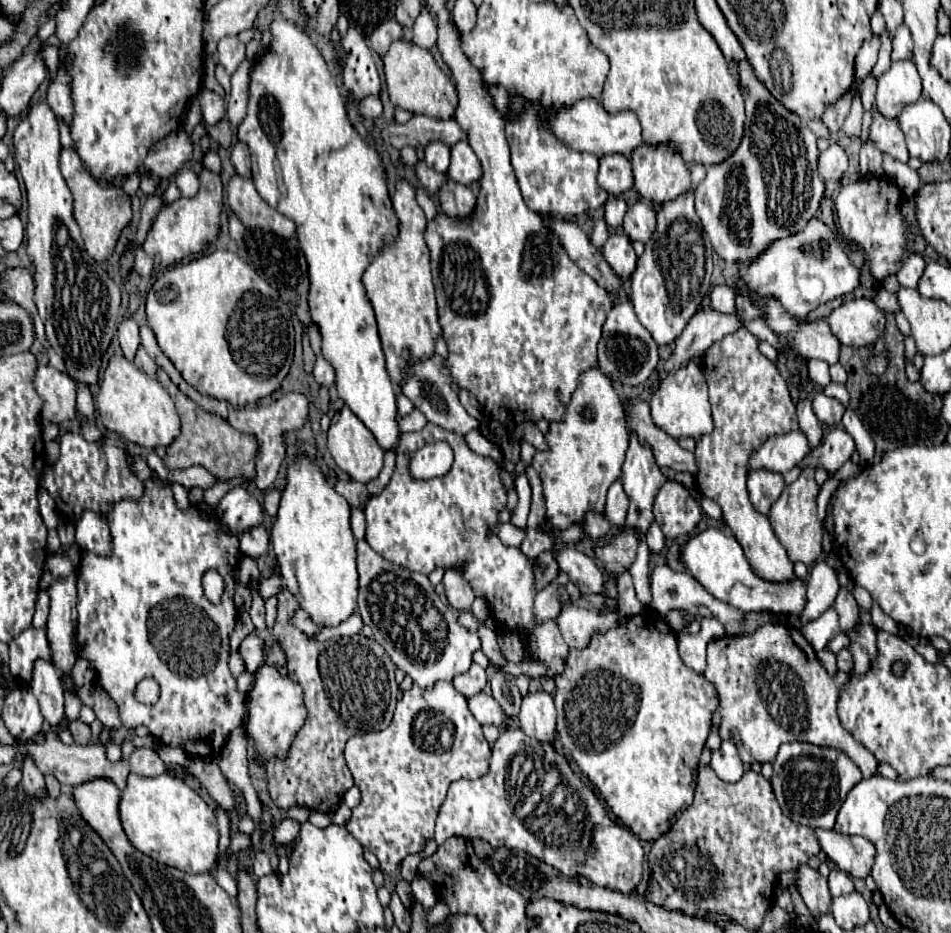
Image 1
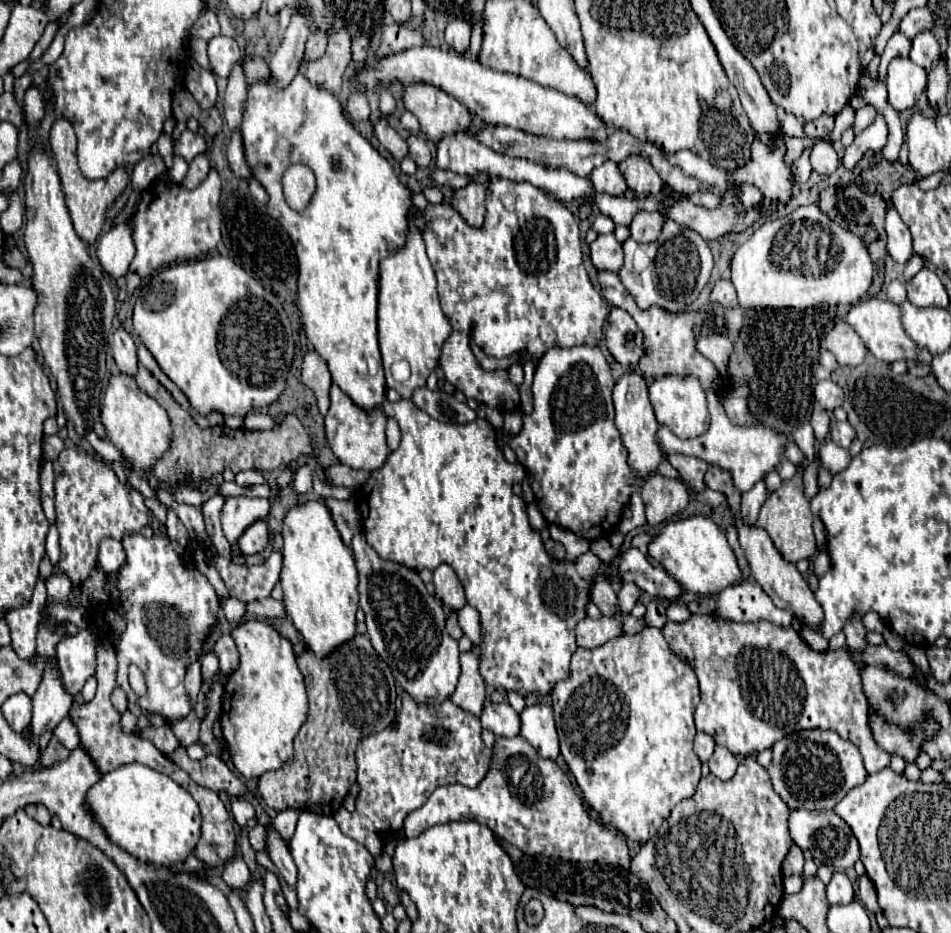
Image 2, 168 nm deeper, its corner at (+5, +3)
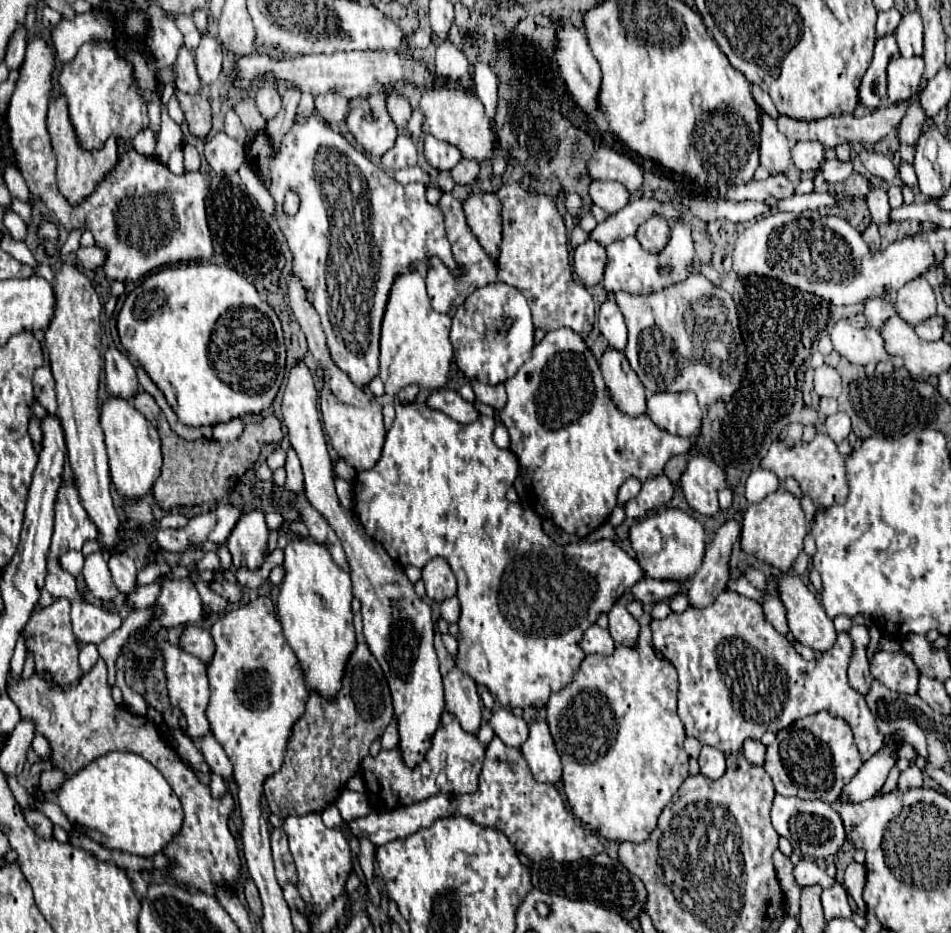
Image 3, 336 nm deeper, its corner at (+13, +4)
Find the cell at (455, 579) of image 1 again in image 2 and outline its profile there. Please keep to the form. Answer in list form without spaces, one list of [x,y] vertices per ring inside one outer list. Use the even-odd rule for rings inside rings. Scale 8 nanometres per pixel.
[[[447,564],[439,566],[433,572],[433,584],[435,584],[435,596],[445,604],[451,606],[453,610],[459,610],[467,604],[465,600],[465,592],[463,586],[459,582],[459,578],[455,576],[453,568],[449,568]]]

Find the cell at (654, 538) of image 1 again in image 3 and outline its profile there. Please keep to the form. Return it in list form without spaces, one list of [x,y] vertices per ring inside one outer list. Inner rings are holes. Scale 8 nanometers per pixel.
[[[627,479],[621,489],[619,489],[619,505],[625,505],[629,499],[633,499],[641,489],[641,481],[639,479]]]

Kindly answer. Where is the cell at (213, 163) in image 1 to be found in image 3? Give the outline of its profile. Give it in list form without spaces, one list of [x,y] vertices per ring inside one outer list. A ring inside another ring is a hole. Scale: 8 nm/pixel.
[[[185,143],[183,149],[185,149],[185,171],[197,171],[199,169],[199,161],[201,161],[197,149],[191,143]]]

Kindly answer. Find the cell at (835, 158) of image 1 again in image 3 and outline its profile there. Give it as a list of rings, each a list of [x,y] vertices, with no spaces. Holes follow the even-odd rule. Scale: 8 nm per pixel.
[[[799,141],[791,147],[793,163],[799,171],[815,171],[823,161],[823,147],[817,141]]]

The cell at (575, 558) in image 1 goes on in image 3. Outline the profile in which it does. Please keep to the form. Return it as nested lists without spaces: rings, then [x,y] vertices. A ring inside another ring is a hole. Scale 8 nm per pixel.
[[[615,603],[607,613],[607,617],[609,617],[609,633],[615,645],[635,649],[639,639],[639,629],[641,629],[637,619],[621,603]]]

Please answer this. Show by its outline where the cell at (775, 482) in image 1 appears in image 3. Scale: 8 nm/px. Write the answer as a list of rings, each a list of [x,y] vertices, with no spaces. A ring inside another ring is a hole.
[[[735,515],[717,531],[711,547],[707,549],[703,557],[701,569],[691,577],[691,585],[687,593],[689,607],[705,609],[713,605],[713,599],[725,589],[727,579],[729,579],[727,567],[729,567],[731,545],[739,537],[739,531],[741,531],[739,517],[741,515]]]

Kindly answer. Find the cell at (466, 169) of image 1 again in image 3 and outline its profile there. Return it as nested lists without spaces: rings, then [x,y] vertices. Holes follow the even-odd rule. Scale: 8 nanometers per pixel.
[[[425,135],[425,157],[439,171],[453,169],[463,159],[461,153],[457,151],[457,147],[449,145],[445,141],[439,141],[433,135]]]

